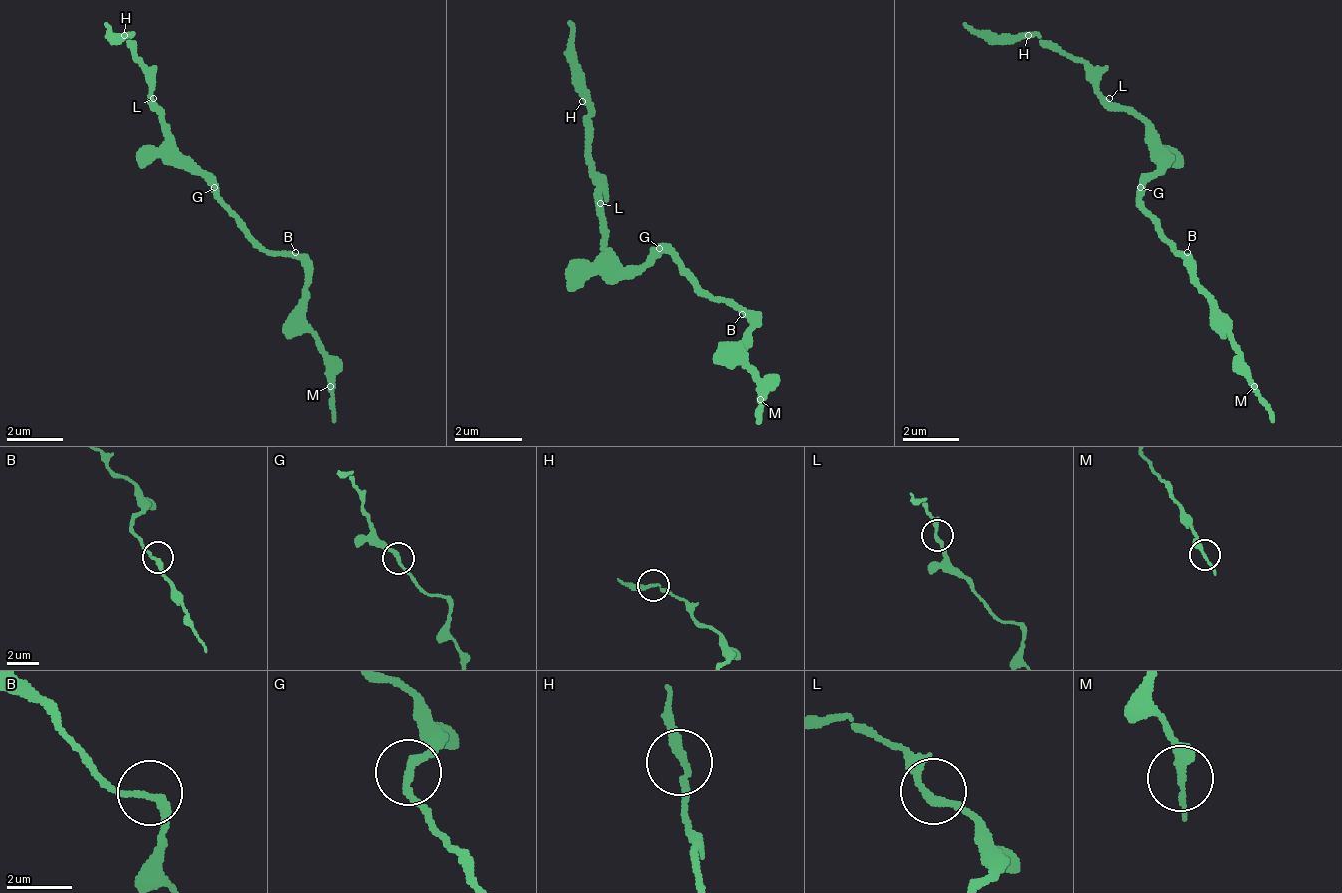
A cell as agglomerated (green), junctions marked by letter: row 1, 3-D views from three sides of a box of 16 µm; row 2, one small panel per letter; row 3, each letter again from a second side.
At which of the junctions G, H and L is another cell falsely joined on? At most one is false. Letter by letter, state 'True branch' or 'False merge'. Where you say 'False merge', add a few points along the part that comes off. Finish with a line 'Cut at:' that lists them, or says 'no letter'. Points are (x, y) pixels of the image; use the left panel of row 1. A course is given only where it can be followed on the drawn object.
G: True branch
H: True branch
L: True branch
Cut at: no letter

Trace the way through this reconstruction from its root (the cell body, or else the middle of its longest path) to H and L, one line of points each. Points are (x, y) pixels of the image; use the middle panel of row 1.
H: (657, 254), (619, 263), (605, 246), (603, 178), (587, 161), (591, 110), (582, 101)
L: (657, 254), (649, 254), (642, 263), (619, 263), (605, 246), (607, 220), (599, 212), (600, 203)

